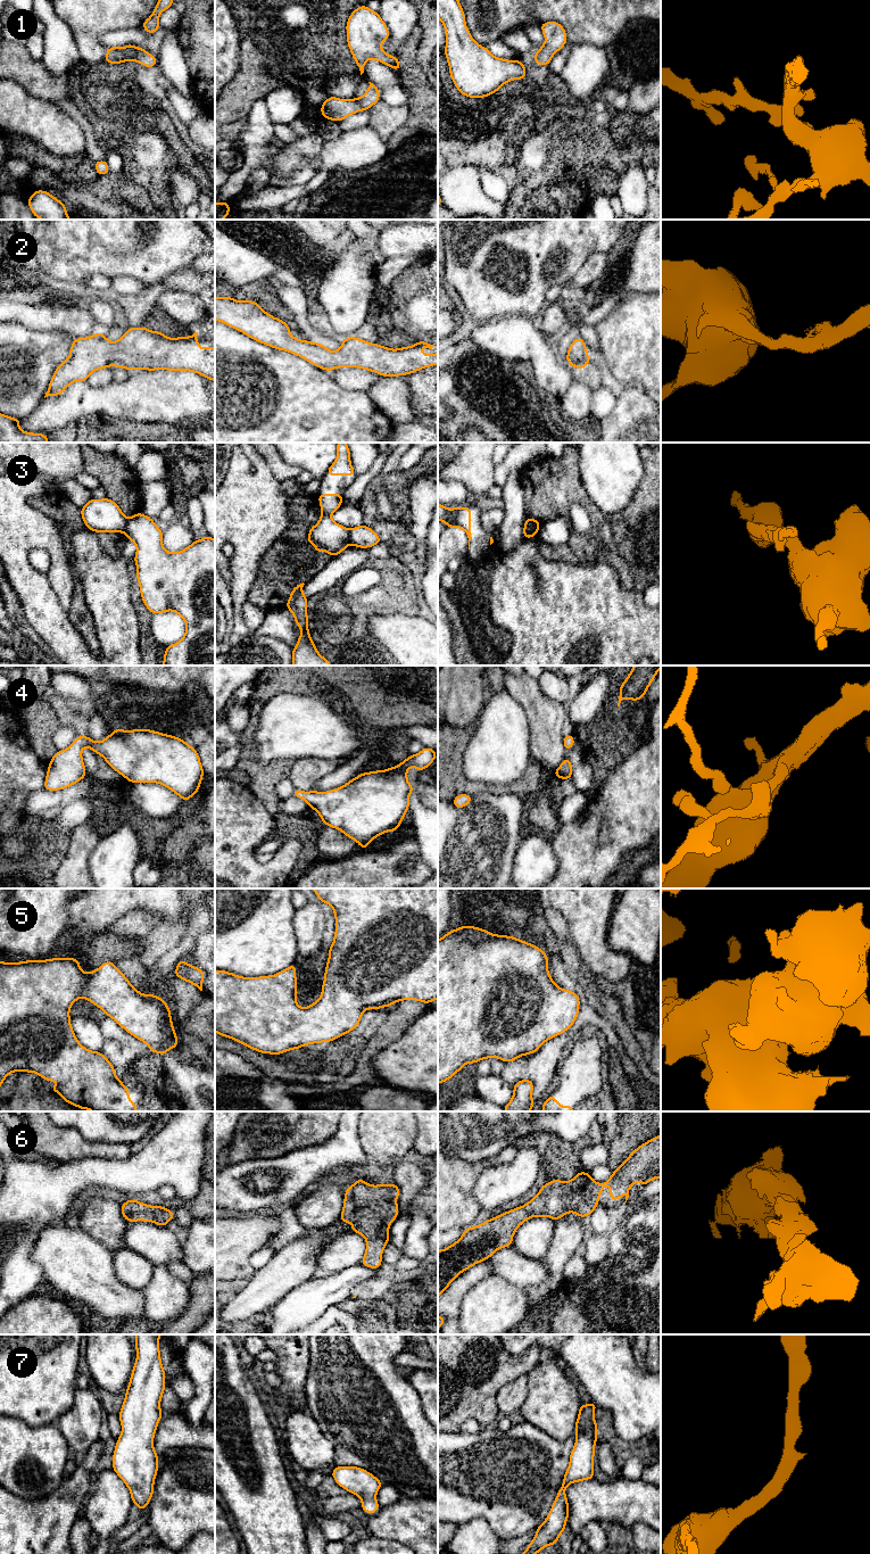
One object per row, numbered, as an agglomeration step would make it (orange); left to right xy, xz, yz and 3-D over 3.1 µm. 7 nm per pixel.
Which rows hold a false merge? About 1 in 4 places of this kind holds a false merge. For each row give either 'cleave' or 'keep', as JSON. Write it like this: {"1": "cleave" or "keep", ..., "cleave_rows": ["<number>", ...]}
{"1": "keep", "2": "keep", "3": "cleave", "4": "keep", "5": "keep", "6": "keep", "7": "keep", "cleave_rows": ["3"]}

